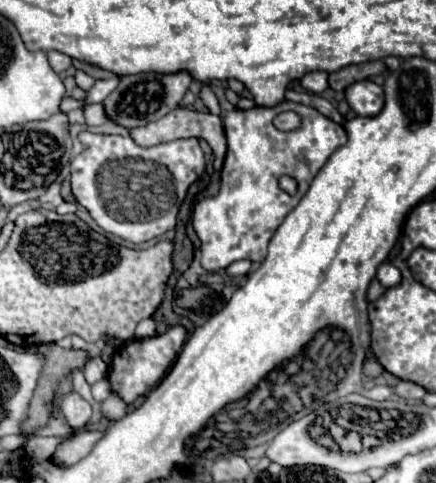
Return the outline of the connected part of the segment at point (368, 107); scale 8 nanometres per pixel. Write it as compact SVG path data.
M371 80L351 84L345 90L345 96L357 116L377 116L385 104L383 88Z

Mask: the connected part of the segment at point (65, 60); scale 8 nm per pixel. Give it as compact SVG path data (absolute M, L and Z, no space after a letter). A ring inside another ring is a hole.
M53 50L53 52L47 52L47 56L49 56L49 64L51 64L51 68L55 72L63 72L63 70L67 70L71 66L71 56L67 56L63 52Z

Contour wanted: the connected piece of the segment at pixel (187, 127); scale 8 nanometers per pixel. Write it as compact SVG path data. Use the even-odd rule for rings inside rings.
M175 108L155 122L149 122L149 124L137 126L137 128L127 128L127 134L133 138L135 144L139 144L143 148L163 144L163 142L171 142L171 140L177 140L177 138L189 138L189 136L205 138L215 152L215 170L221 170L223 158L225 158L225 152L227 152L227 142L225 142L221 118L215 116L215 114L209 114L209 112L197 112L197 110L189 110L189 108Z

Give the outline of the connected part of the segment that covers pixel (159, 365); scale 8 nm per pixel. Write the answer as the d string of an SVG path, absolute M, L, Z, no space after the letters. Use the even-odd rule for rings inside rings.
M169 326L167 332L163 332L163 334L155 334L151 338L139 338L139 340L127 342L127 346L119 354L115 354L111 360L109 374L107 374L111 390L125 404L133 404L139 396L147 394L153 386L157 386L163 380L163 376L173 366L177 354L181 352L185 338L187 338L187 330L183 326Z

